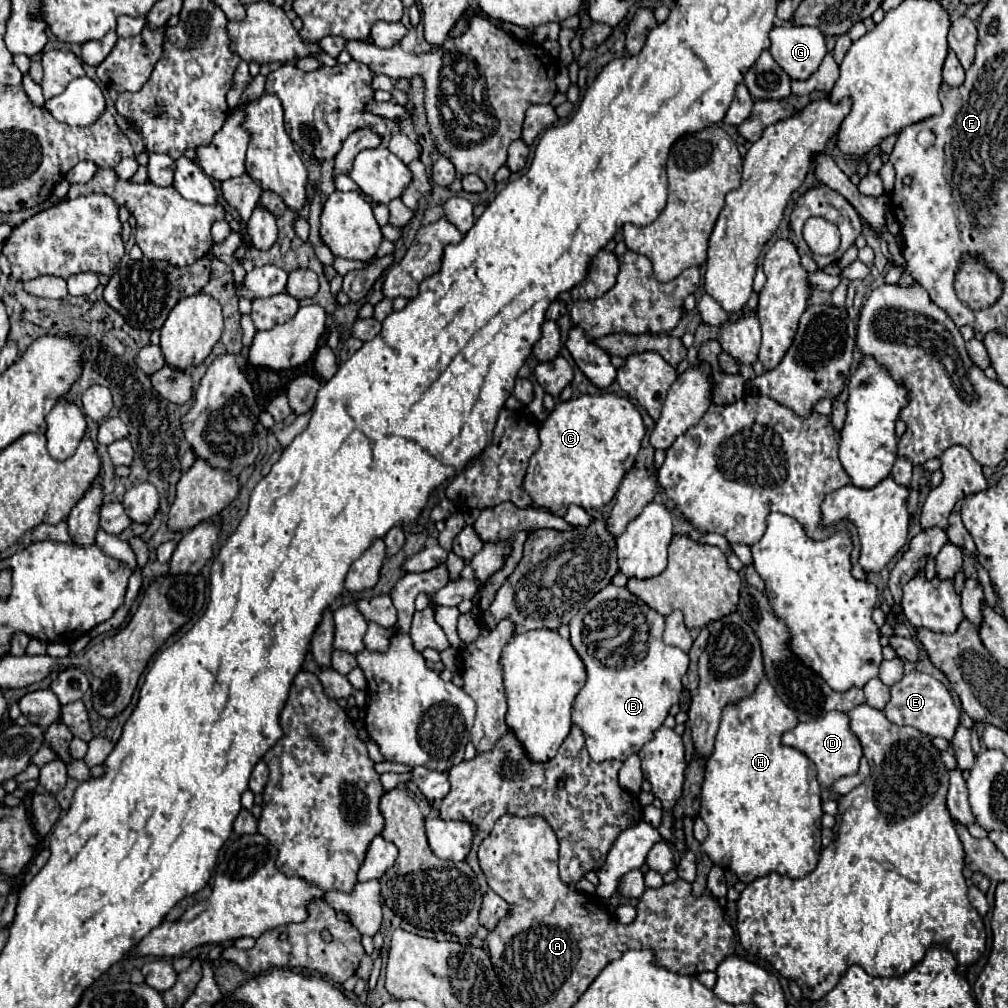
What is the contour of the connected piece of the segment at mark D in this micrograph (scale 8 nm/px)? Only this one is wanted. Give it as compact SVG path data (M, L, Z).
M839 711L827 713L825 717L809 723L799 723L795 729L783 735L783 743L799 749L817 765L817 779L821 787L831 787L831 783L843 775L855 775L859 769L859 759L863 757L861 743L849 727L849 715Z

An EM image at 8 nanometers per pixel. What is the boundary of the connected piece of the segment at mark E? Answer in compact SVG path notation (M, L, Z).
M911 671L891 687L891 699L885 705L883 713L895 725L911 725L929 737L945 737L947 741L953 739L957 727L961 725L961 711L953 703L949 689L923 671Z

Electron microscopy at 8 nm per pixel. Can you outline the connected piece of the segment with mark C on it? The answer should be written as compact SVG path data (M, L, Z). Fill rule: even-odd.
M601 393L601 395L581 395L569 401L557 401L555 409L539 429L541 447L529 461L523 489L531 495L535 507L549 509L555 515L563 515L567 505L571 503L583 507L585 511L601 509L615 497L623 475L633 467L643 435L645 427L641 421L641 413L627 397L615 393Z

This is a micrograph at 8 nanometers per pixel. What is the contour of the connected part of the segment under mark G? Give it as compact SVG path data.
M779 25L771 33L771 55L791 79L807 79L821 65L827 49L817 27Z

